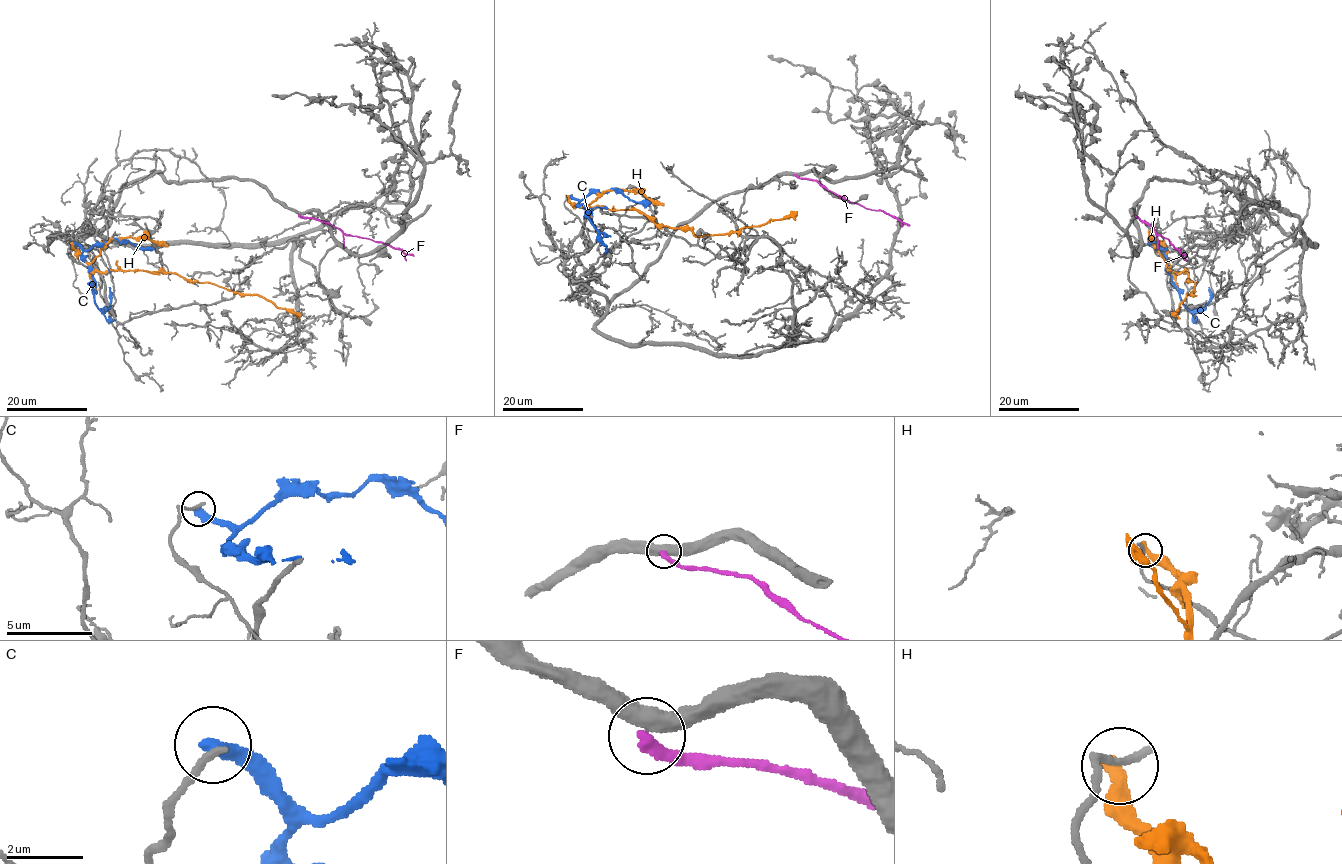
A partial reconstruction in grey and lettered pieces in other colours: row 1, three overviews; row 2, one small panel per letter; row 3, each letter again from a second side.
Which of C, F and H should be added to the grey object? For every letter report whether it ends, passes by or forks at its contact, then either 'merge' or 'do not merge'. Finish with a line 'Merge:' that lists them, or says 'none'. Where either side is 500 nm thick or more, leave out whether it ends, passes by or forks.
C: it ends there; do not merge
F: it ends there; do not merge
H: it ends there; do not merge
Merge: none

